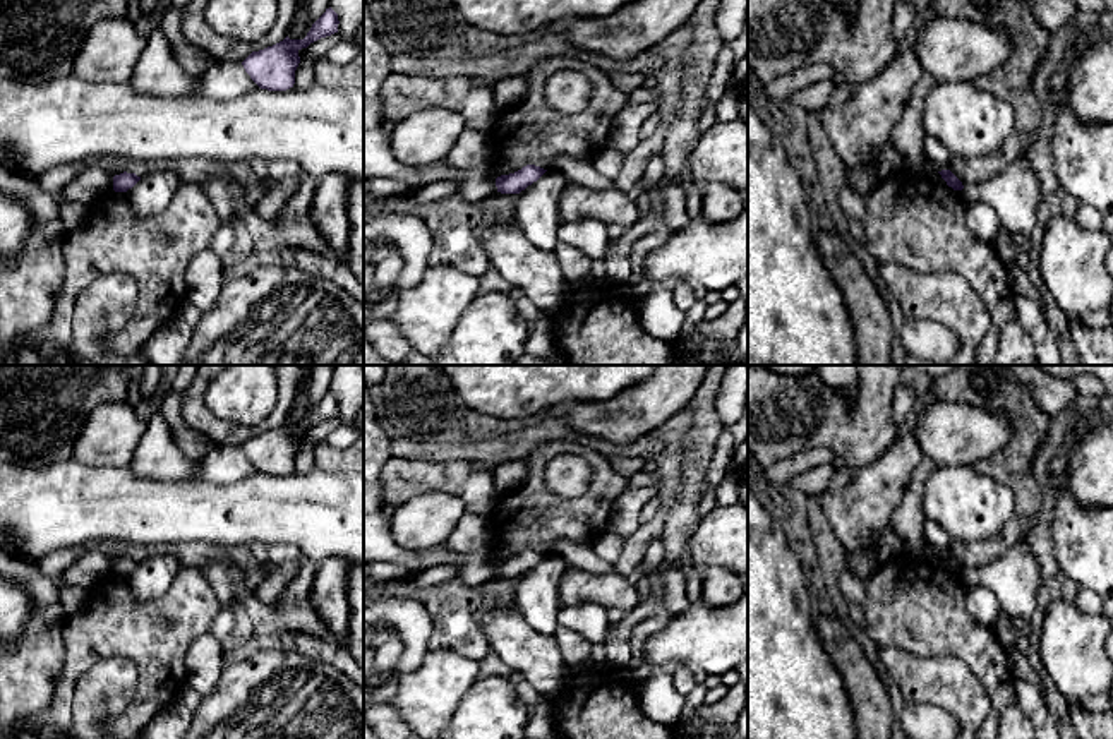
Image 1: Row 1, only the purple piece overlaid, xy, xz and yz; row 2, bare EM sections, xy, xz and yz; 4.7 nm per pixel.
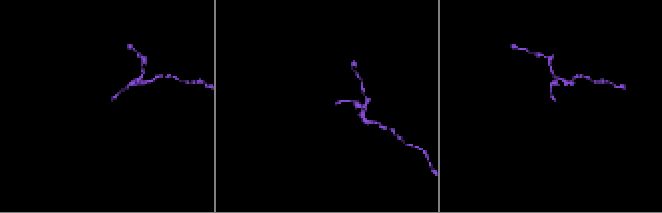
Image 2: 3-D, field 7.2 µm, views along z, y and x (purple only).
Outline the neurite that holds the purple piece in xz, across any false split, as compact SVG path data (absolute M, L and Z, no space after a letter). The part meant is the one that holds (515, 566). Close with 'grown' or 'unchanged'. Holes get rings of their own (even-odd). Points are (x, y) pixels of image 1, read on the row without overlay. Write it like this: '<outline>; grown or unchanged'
M526 549L514 557L501 559L496 562L497 576L501 576L501 578L520 578L528 569L537 566L545 556L547 554L544 554L540 550Z; unchanged

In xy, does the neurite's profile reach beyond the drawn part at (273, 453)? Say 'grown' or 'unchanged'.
unchanged

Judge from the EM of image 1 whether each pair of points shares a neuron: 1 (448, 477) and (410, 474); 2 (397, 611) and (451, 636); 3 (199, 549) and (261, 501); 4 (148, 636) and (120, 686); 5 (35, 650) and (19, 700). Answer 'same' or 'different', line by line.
1: same
2: different
3: different
4: different
5: same

